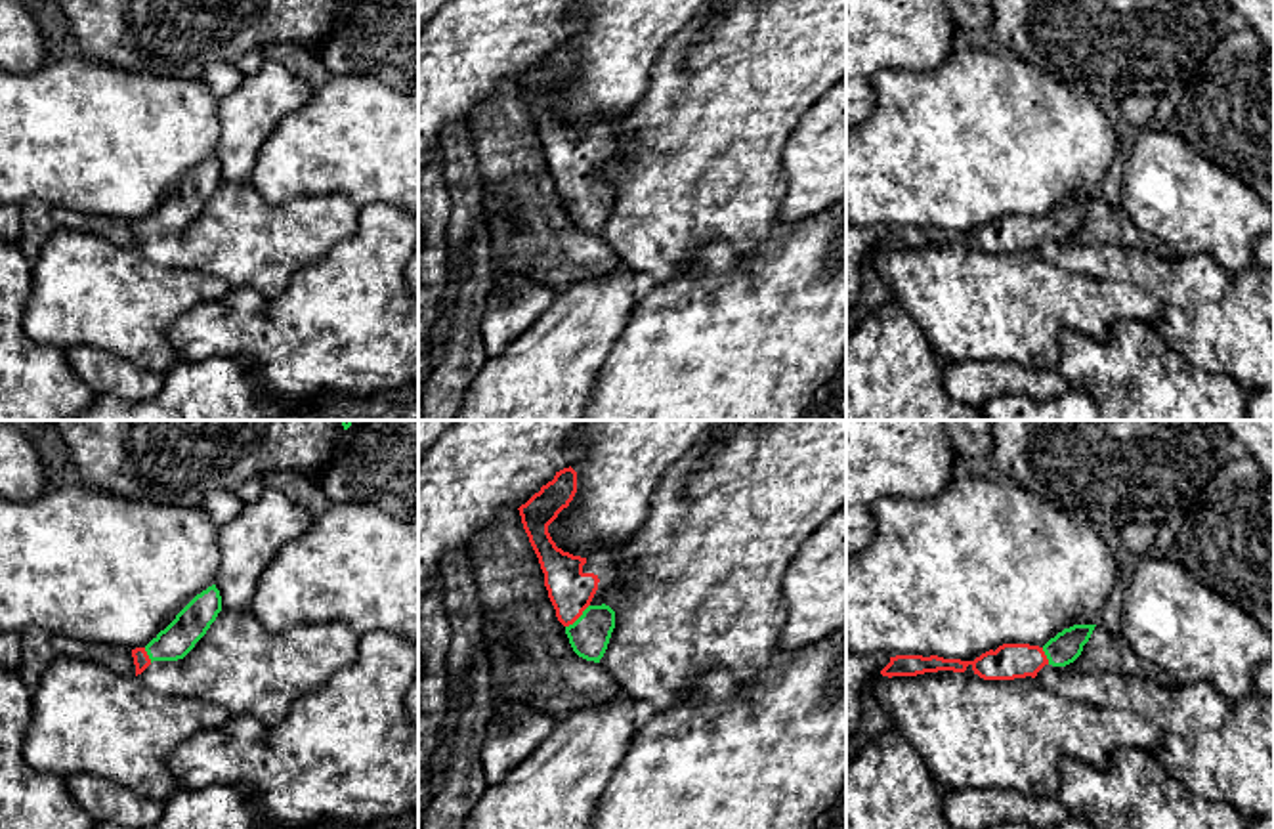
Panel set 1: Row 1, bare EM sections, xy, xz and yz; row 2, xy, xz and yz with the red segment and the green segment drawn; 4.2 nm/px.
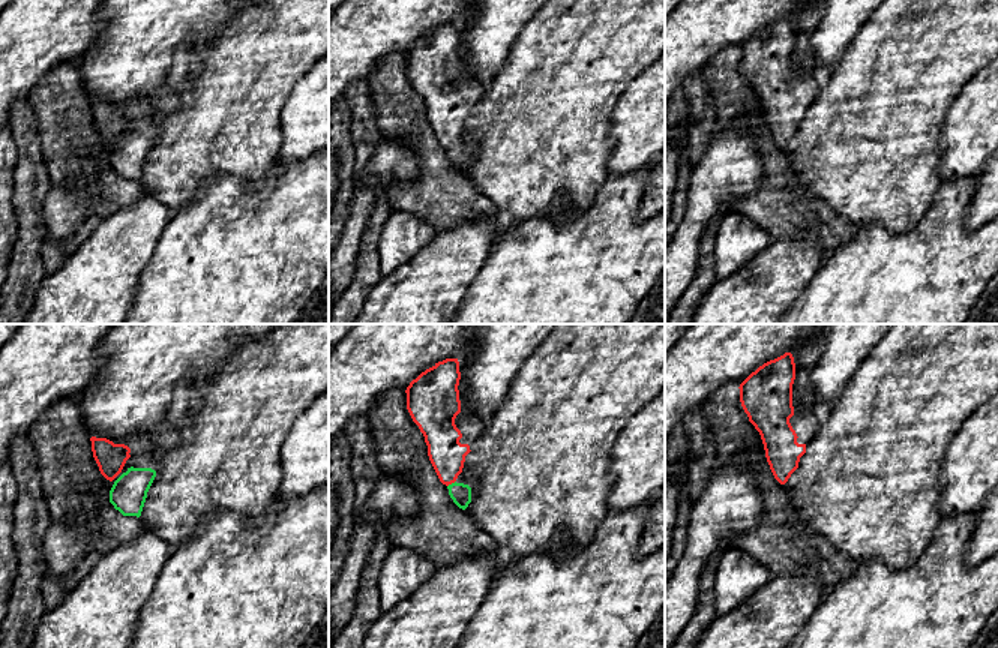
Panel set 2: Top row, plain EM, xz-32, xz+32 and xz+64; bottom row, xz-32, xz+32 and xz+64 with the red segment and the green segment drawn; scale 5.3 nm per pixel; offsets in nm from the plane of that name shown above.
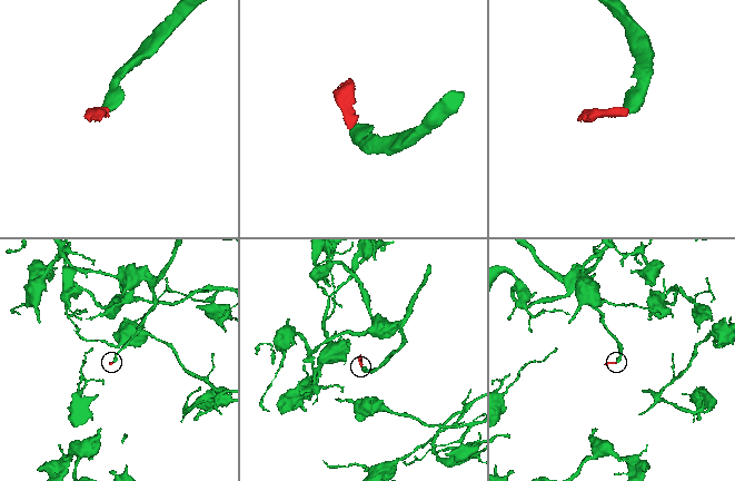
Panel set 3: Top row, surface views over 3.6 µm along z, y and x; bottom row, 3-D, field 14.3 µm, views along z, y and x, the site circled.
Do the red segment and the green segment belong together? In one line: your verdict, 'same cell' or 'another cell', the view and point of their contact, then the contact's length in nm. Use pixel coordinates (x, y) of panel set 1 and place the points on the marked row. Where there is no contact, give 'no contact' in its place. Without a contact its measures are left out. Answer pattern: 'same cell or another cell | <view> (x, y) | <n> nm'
same cell | xz (577, 617) | 140 nm

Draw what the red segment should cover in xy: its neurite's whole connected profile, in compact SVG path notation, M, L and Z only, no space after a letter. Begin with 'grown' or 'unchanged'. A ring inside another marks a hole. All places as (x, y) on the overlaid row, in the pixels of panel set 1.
grown | M212 585L197 594L145 648L132 649L136 676L153 661L183 659L206 634L220 611L222 596L216 585Z

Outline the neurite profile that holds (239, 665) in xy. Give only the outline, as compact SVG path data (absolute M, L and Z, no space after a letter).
M222 609L206 634L178 661L153 661L139 680L164 695L195 697L277 726L300 697L323 688L334 672L353 663L357 636L342 623L298 625L269 632L246 611Z

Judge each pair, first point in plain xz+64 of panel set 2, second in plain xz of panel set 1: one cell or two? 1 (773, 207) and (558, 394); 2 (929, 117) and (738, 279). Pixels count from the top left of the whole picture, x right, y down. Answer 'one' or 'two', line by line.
1: two
2: two

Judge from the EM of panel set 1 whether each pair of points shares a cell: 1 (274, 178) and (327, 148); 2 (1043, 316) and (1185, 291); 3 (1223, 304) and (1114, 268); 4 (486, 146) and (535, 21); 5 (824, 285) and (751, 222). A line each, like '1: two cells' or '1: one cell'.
1: one cell
2: two cells
3: one cell
4: two cells
5: two cells

